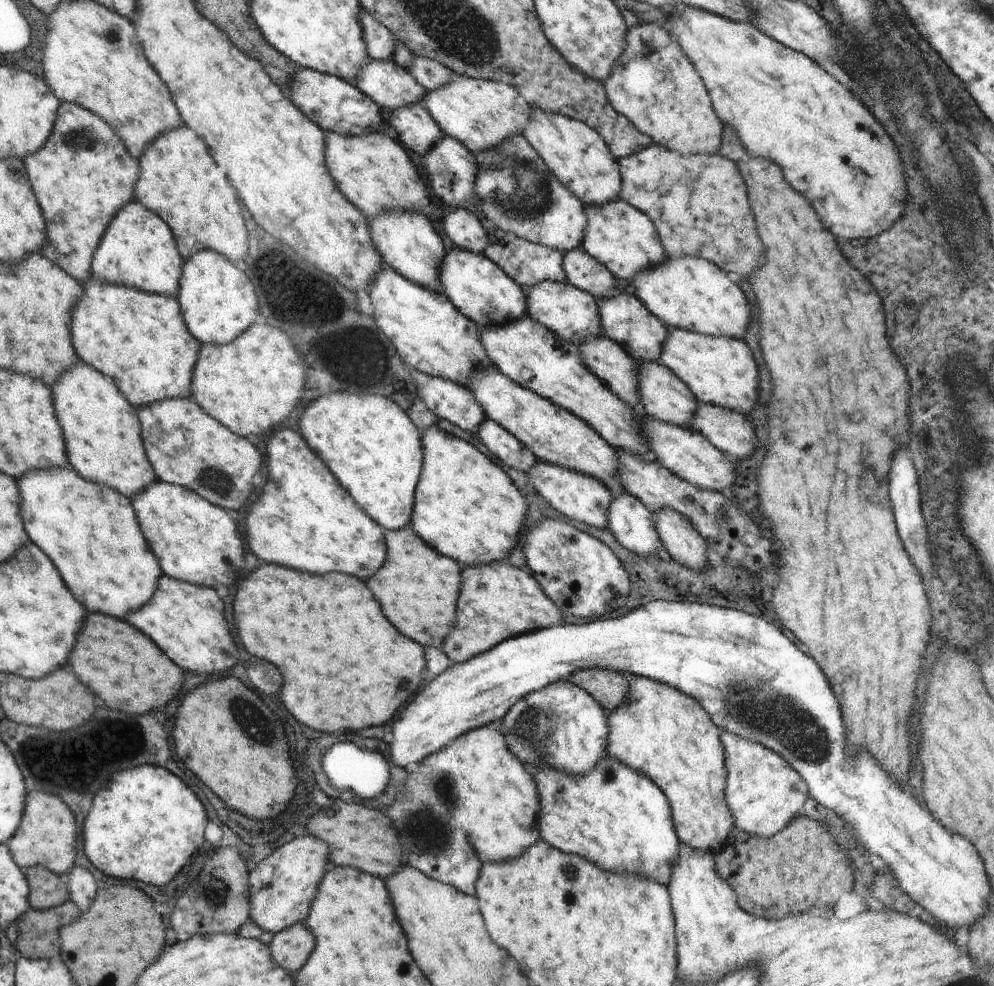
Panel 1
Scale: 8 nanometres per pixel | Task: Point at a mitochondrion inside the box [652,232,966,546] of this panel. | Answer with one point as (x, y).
(725, 518)

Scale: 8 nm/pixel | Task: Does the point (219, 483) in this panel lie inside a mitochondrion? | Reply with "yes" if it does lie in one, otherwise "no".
yes

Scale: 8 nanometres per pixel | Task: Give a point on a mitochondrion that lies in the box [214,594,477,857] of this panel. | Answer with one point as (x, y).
(256, 725)

